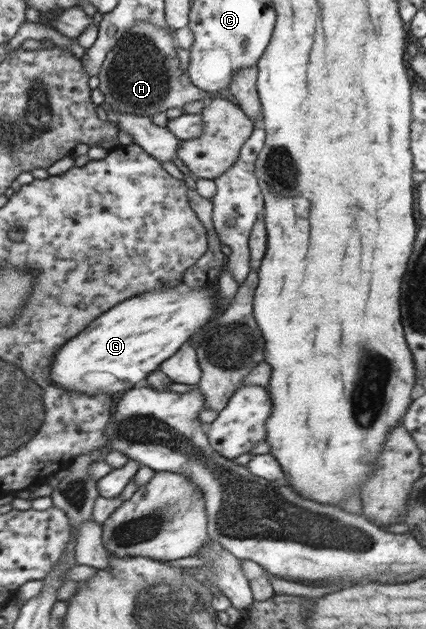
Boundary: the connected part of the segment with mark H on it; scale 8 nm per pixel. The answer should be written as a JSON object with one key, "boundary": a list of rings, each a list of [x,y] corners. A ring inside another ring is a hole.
{"boundary":[[[140,20],[138,25],[118,38],[116,46],[106,55],[100,68],[99,90],[114,112],[152,117],[169,108],[182,109],[188,102],[213,99],[218,93],[207,93],[194,86],[180,67],[169,28],[160,28]]]}

